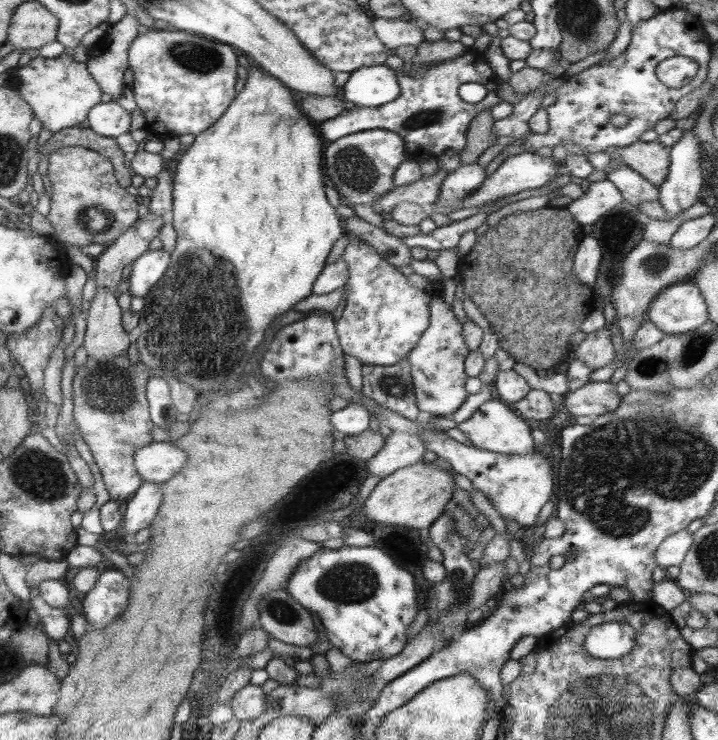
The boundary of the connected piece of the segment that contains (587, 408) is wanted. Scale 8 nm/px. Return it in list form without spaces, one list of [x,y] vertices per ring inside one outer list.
[[[589,381],[581,388],[567,392],[563,402],[560,404],[561,410],[567,412],[570,419],[573,416],[596,417],[617,408],[620,401],[619,395],[615,391],[615,385],[607,382]]]

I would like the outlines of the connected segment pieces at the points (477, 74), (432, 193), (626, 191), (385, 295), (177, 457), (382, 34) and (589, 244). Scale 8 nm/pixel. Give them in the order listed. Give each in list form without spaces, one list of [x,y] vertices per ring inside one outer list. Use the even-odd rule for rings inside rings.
[[[469,50],[459,57],[439,63],[431,63],[423,71],[403,73],[399,69],[396,72],[396,79],[399,96],[395,100],[373,108],[354,106],[345,109],[335,118],[314,123],[320,138],[333,142],[348,134],[381,128],[401,136],[405,154],[413,161],[427,160],[431,157],[437,159],[447,150],[455,151],[459,155],[465,145],[465,133],[471,120],[485,108],[491,108],[500,102],[497,96],[499,80],[489,68],[483,54],[475,50]],[[466,82],[478,82],[487,89],[487,94],[481,102],[469,104],[459,98],[459,85]]]
[[[438,168],[431,176],[421,177],[411,184],[400,187],[394,186],[383,196],[377,198],[377,202],[375,202],[378,206],[377,211],[388,217],[397,203],[405,201],[417,203],[417,206],[426,210],[437,200],[439,186],[441,186],[441,180],[445,180],[445,176],[447,176],[447,171]]]
[[[621,163],[606,174],[606,179],[611,181],[620,191],[623,201],[637,206],[643,201],[657,201],[659,188],[649,184],[641,175]]]
[[[344,234],[349,243],[345,246],[342,260],[346,263],[348,274],[344,283],[345,304],[342,315],[334,322],[341,351],[357,359],[361,365],[392,366],[407,357],[417,345],[421,333],[429,324],[429,299],[424,291],[417,290],[400,274],[397,267],[381,260],[378,253],[357,238]]]
[[[153,441],[135,450],[133,466],[142,482],[165,483],[179,473],[187,456],[171,441]]]
[[[372,18],[372,27],[384,48],[397,48],[411,44],[417,47],[423,39],[423,26],[417,22],[407,23],[406,18]]]
[[[584,234],[574,255],[572,272],[586,288],[592,290],[598,277],[597,266],[600,265],[600,261],[601,250],[597,240],[594,240],[591,234]]]

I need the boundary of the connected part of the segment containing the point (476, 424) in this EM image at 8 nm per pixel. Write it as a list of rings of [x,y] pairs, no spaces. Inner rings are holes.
[[[491,398],[483,402],[465,422],[458,424],[457,428],[472,442],[472,446],[492,453],[521,455],[535,450],[530,424],[518,416],[511,406],[498,399]]]

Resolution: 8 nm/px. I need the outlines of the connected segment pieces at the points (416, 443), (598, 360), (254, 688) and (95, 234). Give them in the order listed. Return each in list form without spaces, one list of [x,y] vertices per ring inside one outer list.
[[[391,431],[384,439],[381,450],[366,460],[365,468],[368,475],[383,478],[395,470],[419,462],[425,451],[423,441],[417,435]]]
[[[607,326],[585,335],[581,343],[575,350],[576,360],[581,360],[583,364],[591,370],[602,369],[614,360],[616,352],[609,339],[609,329]]]
[[[247,683],[241,690],[237,690],[229,703],[234,718],[240,722],[250,722],[257,719],[264,709],[266,694],[259,685]]]
[[[59,147],[48,154],[47,160],[52,198],[46,218],[57,234],[57,243],[82,250],[90,244],[109,247],[138,220],[137,196],[119,186],[111,163],[99,153],[83,147]]]

